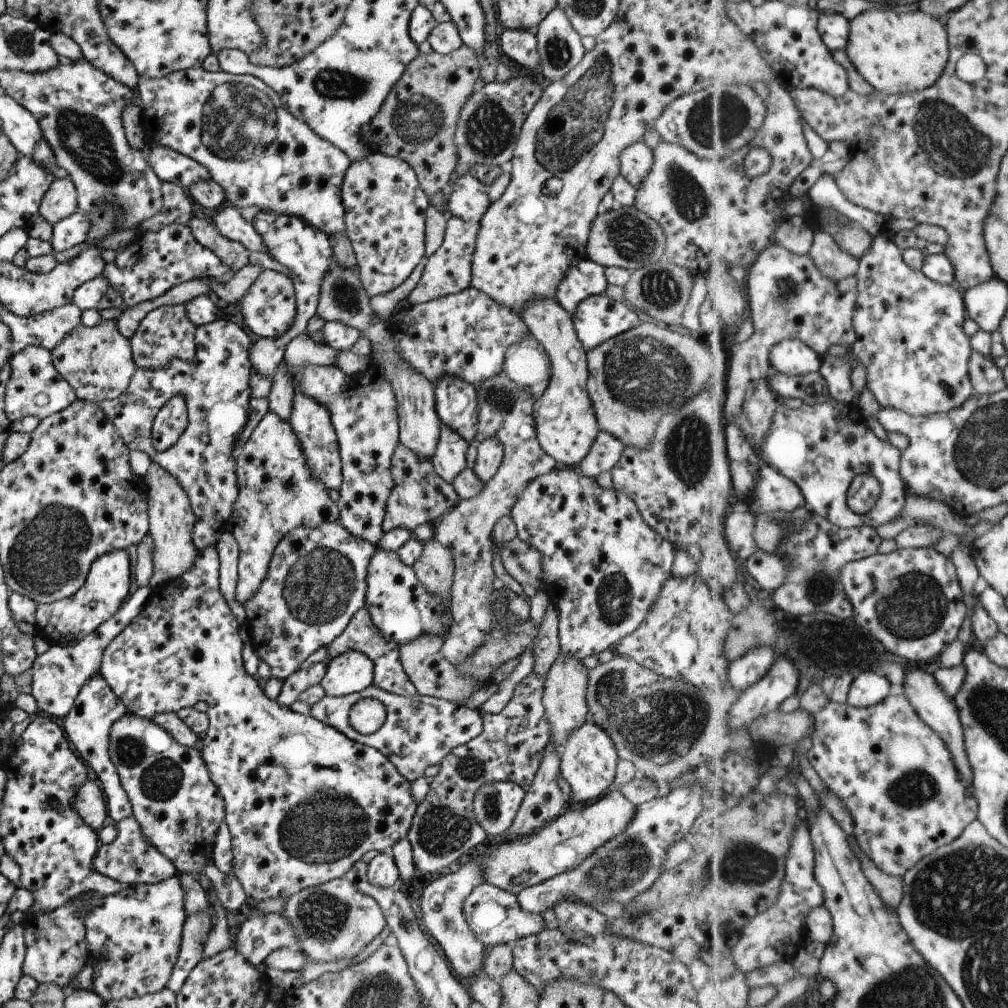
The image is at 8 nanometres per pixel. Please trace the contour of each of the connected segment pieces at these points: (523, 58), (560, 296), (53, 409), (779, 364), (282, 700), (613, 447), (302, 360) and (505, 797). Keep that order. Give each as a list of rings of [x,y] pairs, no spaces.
[[[504,29],[500,36],[502,52],[528,70],[540,66],[537,38],[534,32],[518,29]]]
[[[588,258],[580,259],[570,265],[554,297],[572,316],[580,302],[592,295],[604,294],[606,286],[605,267]]]
[[[25,346],[13,355],[9,363],[11,371],[5,390],[5,411],[12,423],[27,416],[46,418],[64,410],[77,399],[74,389],[56,370],[52,353],[47,348]]]
[[[800,339],[783,340],[770,353],[770,365],[780,373],[793,377],[820,373],[824,359],[817,350]]]
[[[324,659],[320,663],[311,664],[288,676],[286,680],[283,680],[280,694],[276,698],[277,701],[282,706],[289,707],[295,700],[298,700],[298,696],[304,690],[315,684],[320,684],[327,671],[327,663],[328,661]]]
[[[600,430],[592,443],[590,452],[576,468],[585,477],[596,479],[600,472],[612,470],[616,466],[616,463],[621,459],[621,454],[625,447],[625,444],[615,436]]]
[[[306,331],[293,338],[285,348],[283,362],[298,371],[307,366],[337,366],[338,353],[328,345],[315,343]]]
[[[494,781],[482,785],[472,802],[472,812],[478,824],[490,836],[502,836],[512,826],[525,791],[512,781]]]

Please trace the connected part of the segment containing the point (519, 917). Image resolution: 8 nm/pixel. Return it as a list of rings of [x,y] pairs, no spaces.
[[[482,882],[465,898],[463,911],[472,932],[486,946],[514,944],[521,938],[550,928],[542,922],[542,914],[525,913],[517,901],[517,895],[503,891],[490,883]]]

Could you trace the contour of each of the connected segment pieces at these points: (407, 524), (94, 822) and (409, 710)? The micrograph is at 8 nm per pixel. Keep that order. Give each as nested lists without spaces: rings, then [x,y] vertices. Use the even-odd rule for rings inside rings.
[[[400,442],[396,445],[391,463],[394,486],[387,498],[386,514],[382,523],[384,533],[398,527],[414,532],[422,523],[435,525],[444,513],[452,510],[460,502],[453,484],[447,483],[436,474],[431,460],[420,458]]]
[[[86,779],[78,787],[73,807],[82,820],[98,832],[109,819],[103,790],[96,784],[95,781]]]
[[[374,684],[348,696],[331,697],[325,695],[320,701],[310,706],[310,710],[310,715],[317,721],[339,730],[350,740],[379,750],[389,758],[390,762],[393,762],[400,774],[403,774],[411,782],[424,777],[428,766],[440,765],[444,756],[450,753],[453,748],[475,739],[483,731],[482,715],[478,709],[469,709],[463,704],[426,695],[416,694],[413,697],[403,697],[386,692]],[[366,697],[381,700],[387,712],[382,728],[371,735],[360,734],[349,723],[350,707]]]

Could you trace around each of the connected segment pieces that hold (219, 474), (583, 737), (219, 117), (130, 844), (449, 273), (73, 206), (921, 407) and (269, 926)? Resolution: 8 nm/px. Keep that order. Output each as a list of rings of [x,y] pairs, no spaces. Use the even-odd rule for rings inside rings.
[[[218,318],[210,324],[200,325],[195,332],[196,354],[195,362],[173,359],[170,365],[163,369],[150,370],[137,368],[132,375],[127,391],[114,400],[98,403],[107,417],[113,422],[123,441],[130,450],[139,450],[148,454],[152,462],[158,463],[167,470],[183,486],[191,500],[195,516],[192,542],[198,552],[215,546],[222,533],[230,528],[231,513],[239,495],[239,482],[236,476],[235,444],[247,425],[251,413],[251,360],[249,350],[253,340],[245,328],[232,323],[227,318]],[[173,396],[183,396],[187,406],[187,429],[178,442],[165,450],[158,452],[151,441],[151,430],[158,411]]]
[[[590,719],[586,720],[582,726],[568,735],[560,755],[560,774],[571,788],[569,805],[578,806],[597,801],[612,788],[610,784],[615,779],[617,762],[620,758],[613,740],[608,736],[604,727]]]
[[[194,67],[159,79],[139,77],[136,87],[142,102],[139,106],[140,120],[146,144],[158,144],[205,166],[212,180],[224,189],[227,206],[246,208],[252,205],[259,206],[261,210],[299,216],[330,237],[345,231],[346,210],[341,197],[341,184],[351,165],[349,156],[316,134],[306,122],[297,119],[281,102],[279,94],[262,79]]]
[[[132,816],[115,823],[116,838],[110,844],[100,844],[93,860],[94,870],[118,881],[122,886],[144,883],[151,885],[176,874],[176,868],[156,847],[149,845],[138,821]]]
[[[449,215],[445,228],[445,237],[440,248],[428,257],[428,263],[424,266],[418,284],[407,296],[410,305],[420,305],[438,297],[459,293],[471,286],[471,256],[475,249],[478,231],[479,223],[465,221]]]
[[[68,176],[56,177],[43,196],[39,208],[40,216],[55,225],[78,211],[75,184]]]
[[[878,236],[872,250],[868,251],[862,257],[862,264],[859,268],[859,305],[855,314],[855,327],[859,334],[856,344],[850,349],[852,360],[857,365],[865,362],[868,368],[868,387],[872,387],[876,393],[878,400],[883,404],[883,407],[896,407],[904,412],[909,412],[914,416],[933,415],[936,413],[949,413],[954,409],[960,408],[967,404],[977,392],[975,384],[971,377],[971,358],[975,352],[973,347],[972,336],[965,329],[965,322],[970,318],[966,293],[959,285],[945,285],[935,280],[932,280],[923,270],[915,271],[906,261],[903,255],[901,246],[895,243],[888,236]]]
[[[252,912],[251,916],[235,930],[234,948],[253,966],[261,968],[266,957],[277,948],[295,948],[297,937],[292,925],[281,913],[267,914]]]

